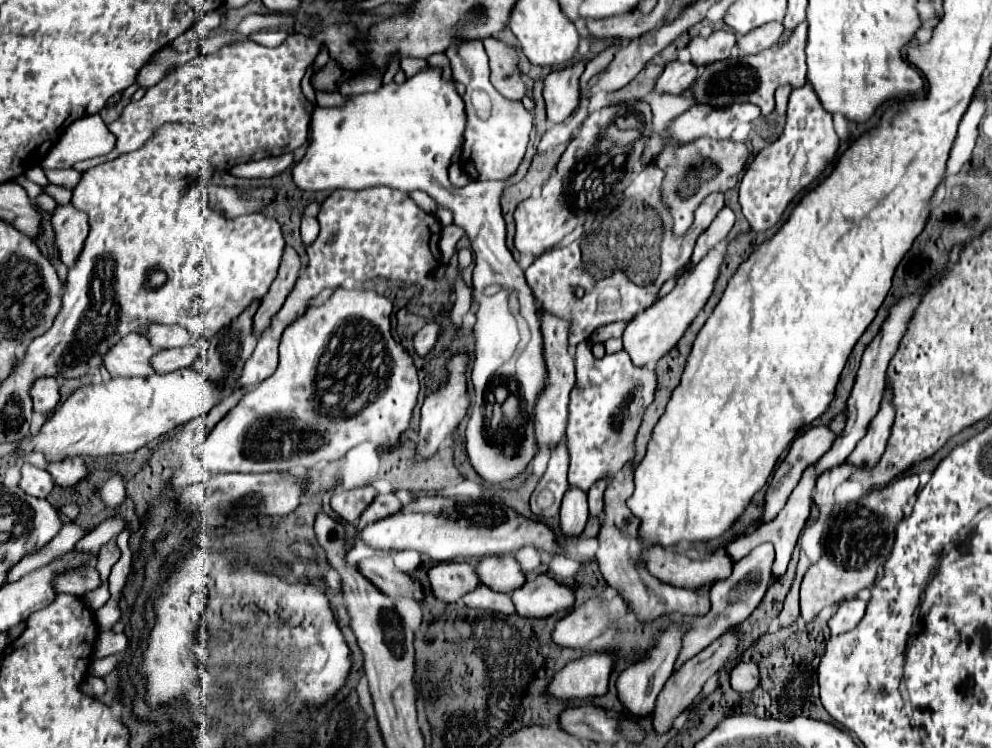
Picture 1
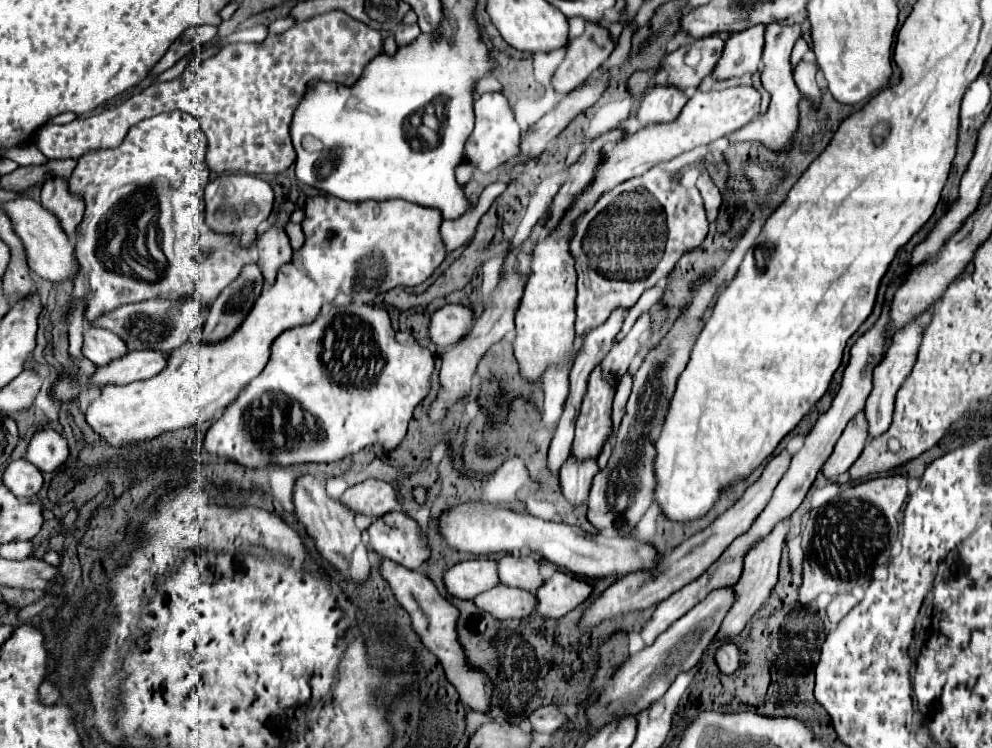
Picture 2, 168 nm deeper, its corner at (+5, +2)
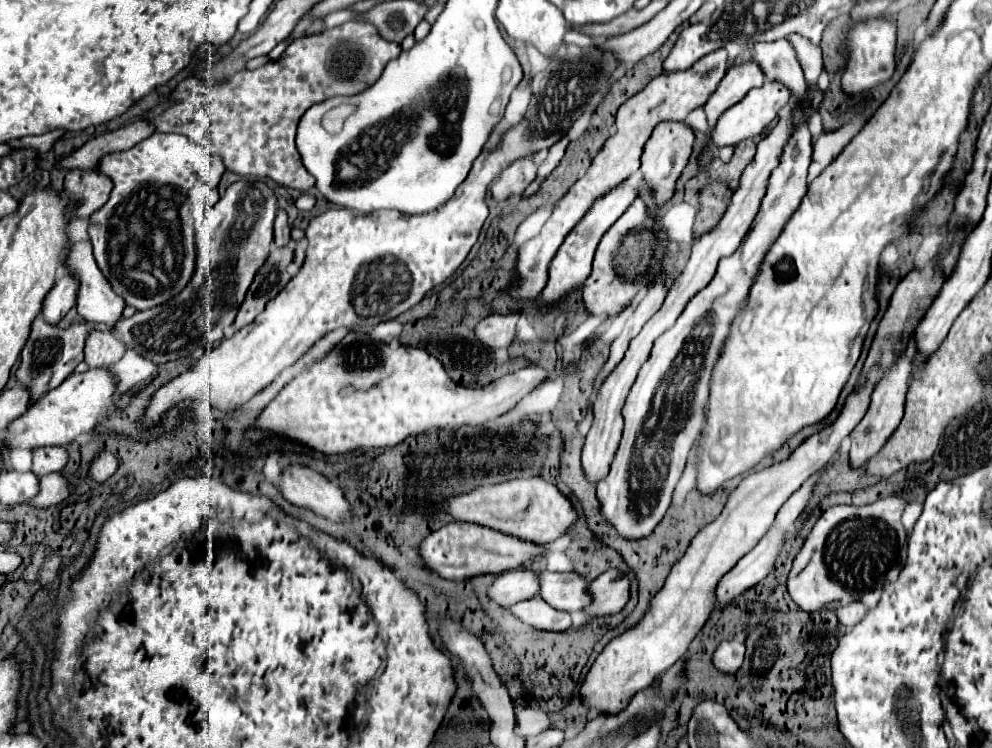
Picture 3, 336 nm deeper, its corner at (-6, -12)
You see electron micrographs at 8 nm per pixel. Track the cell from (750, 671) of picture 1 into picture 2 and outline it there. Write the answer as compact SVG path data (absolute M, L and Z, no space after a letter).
M733 642L723 644L715 652L715 662L717 662L717 666L723 674L733 674L739 668L739 650L737 650L737 646Z

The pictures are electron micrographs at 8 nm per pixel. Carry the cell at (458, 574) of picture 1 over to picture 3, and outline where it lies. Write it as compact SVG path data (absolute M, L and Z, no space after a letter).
M508 570L498 574L488 586L488 598L506 608L508 604L536 596L536 588L538 584L534 570Z

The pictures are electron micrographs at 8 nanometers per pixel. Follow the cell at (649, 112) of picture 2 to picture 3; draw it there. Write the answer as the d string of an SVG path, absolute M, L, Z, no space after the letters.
M660 122L650 140L644 146L644 154L642 154L642 166L640 172L644 176L644 180L650 182L654 194L656 194L656 202L662 204L666 202L672 194L674 194L674 184L682 172L682 168L686 166L690 152L692 152L692 144L694 144L694 130L690 126L686 126L684 122Z

